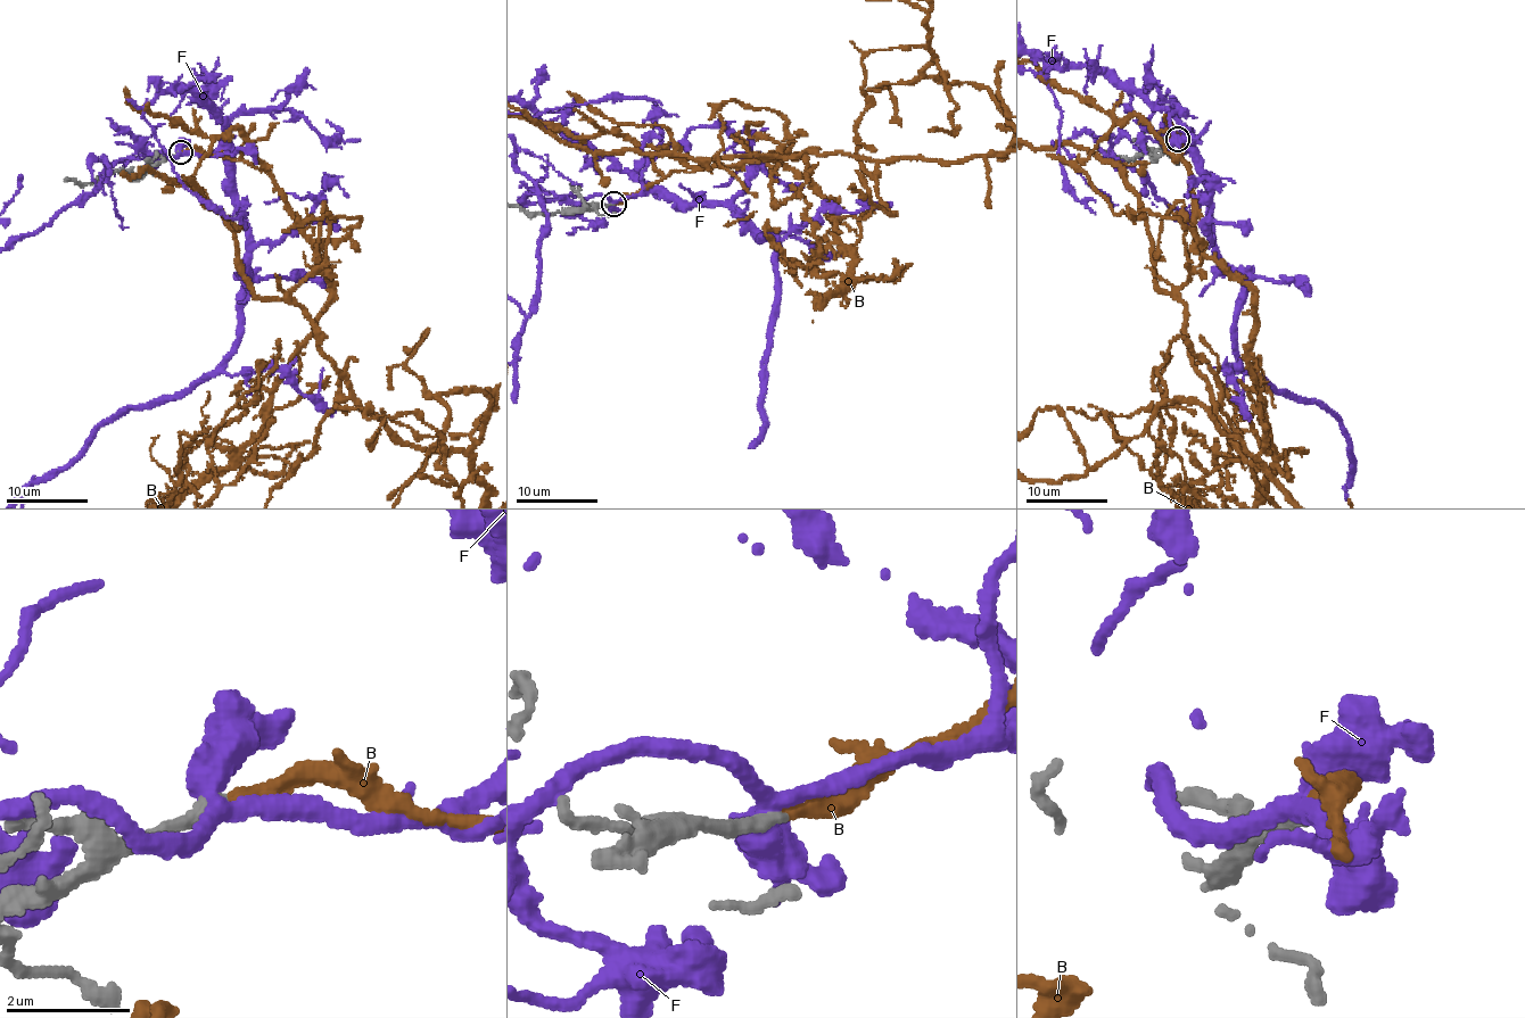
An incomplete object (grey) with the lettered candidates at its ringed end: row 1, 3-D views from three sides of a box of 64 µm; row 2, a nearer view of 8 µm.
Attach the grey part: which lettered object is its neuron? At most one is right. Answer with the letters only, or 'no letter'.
B

